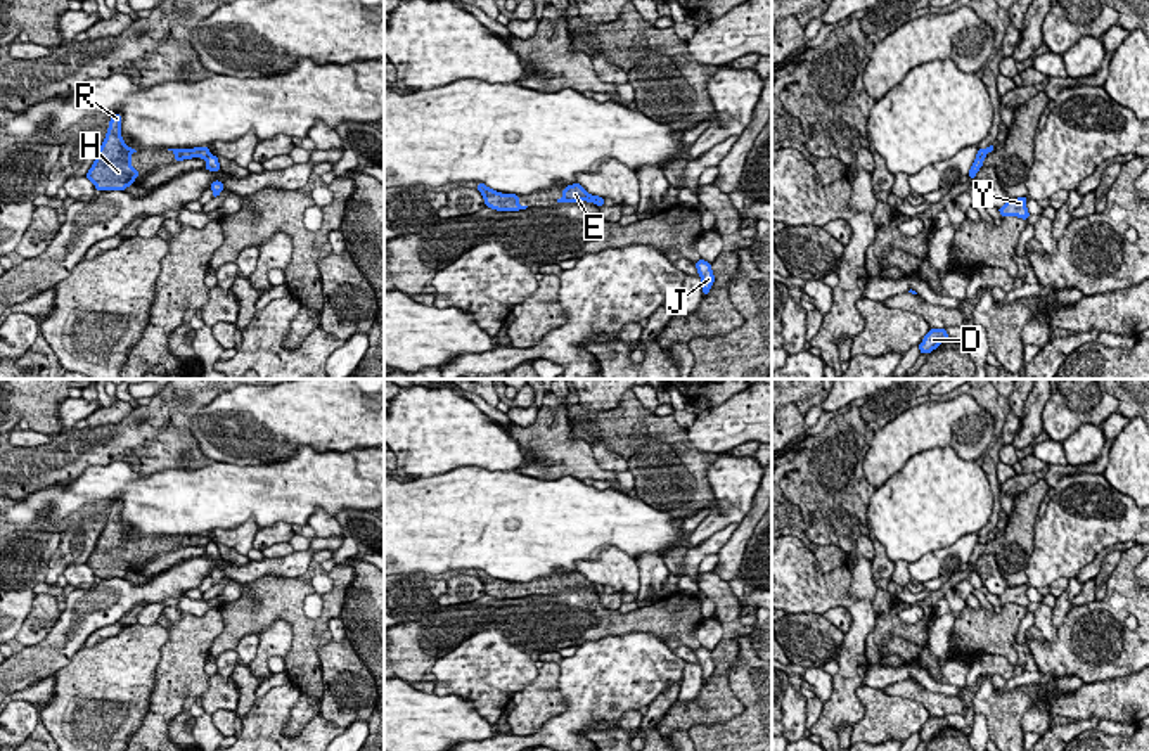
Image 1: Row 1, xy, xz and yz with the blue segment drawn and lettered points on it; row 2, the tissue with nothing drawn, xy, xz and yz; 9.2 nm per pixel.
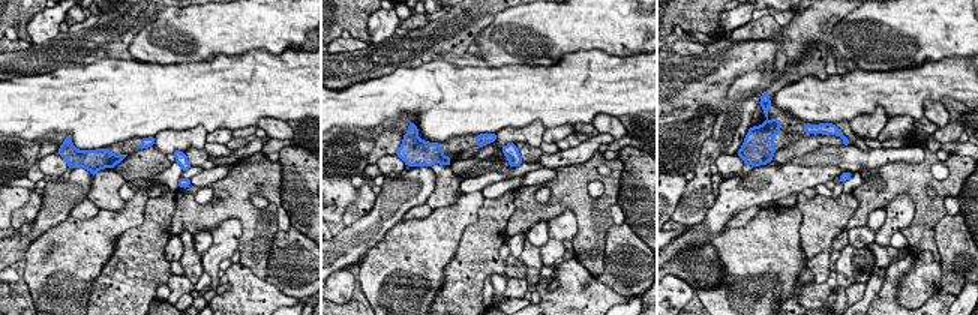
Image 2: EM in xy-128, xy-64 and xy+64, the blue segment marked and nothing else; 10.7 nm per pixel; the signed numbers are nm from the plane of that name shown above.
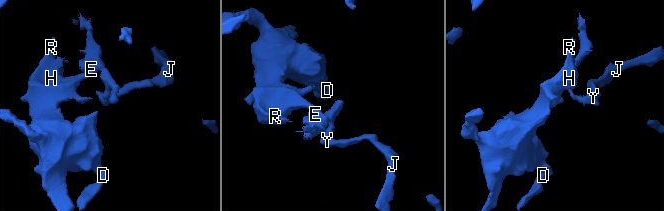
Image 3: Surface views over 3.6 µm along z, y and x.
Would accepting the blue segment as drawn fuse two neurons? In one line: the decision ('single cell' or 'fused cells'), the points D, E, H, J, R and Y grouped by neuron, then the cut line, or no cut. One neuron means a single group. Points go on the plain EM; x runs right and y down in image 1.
fused cells; groups D E H R / J Y; cut xy (210, 542), (205, 545)

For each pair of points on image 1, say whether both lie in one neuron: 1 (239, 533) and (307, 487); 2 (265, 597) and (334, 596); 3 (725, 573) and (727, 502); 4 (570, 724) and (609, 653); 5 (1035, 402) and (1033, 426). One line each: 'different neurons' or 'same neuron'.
1: different neurons
2: same neuron
3: different neurons
4: same neuron
5: same neuron

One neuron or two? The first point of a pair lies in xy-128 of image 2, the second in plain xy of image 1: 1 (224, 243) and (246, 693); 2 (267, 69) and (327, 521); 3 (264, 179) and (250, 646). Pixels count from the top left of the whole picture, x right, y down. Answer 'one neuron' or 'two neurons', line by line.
1: two neurons
2: two neurons
3: two neurons

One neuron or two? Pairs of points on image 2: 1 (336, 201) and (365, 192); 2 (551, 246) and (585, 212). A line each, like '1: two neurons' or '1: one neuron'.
1: two neurons
2: two neurons

